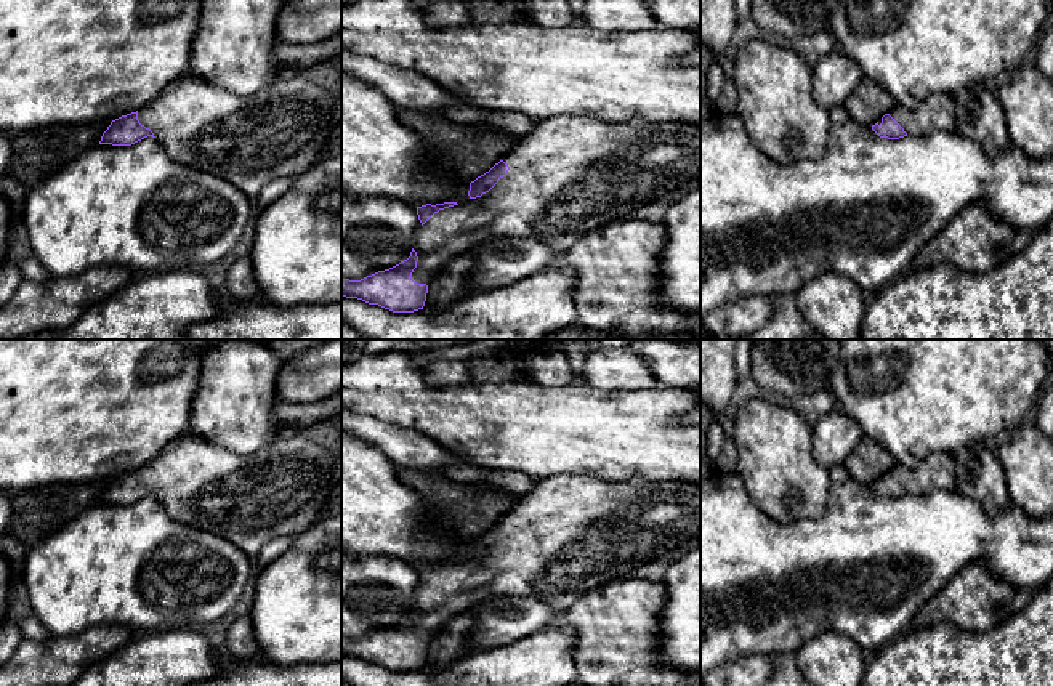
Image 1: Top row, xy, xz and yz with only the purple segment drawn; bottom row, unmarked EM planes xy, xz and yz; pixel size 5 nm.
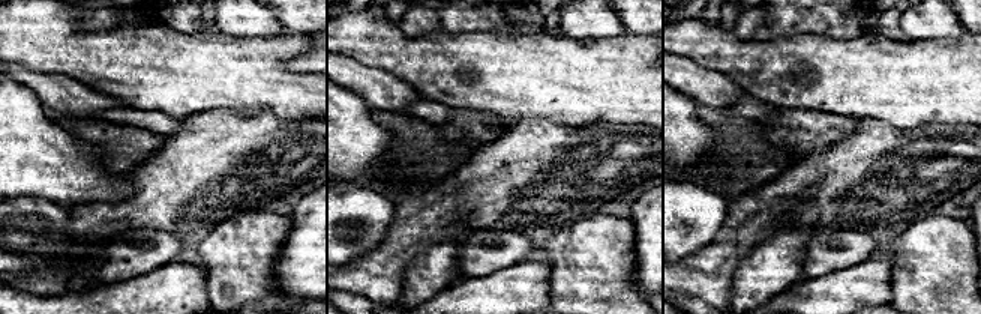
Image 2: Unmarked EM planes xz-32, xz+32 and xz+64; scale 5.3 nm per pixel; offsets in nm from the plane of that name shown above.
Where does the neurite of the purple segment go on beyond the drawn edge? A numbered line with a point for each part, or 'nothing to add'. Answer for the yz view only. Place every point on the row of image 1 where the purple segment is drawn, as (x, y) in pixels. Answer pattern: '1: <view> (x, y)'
1: yz (936, 112)

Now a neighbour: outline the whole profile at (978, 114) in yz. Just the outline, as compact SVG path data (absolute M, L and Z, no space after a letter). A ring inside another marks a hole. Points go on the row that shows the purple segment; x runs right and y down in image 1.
M984 82L970 83L952 95L955 101L955 131L979 144L990 157L1008 143L1008 127L997 93Z

